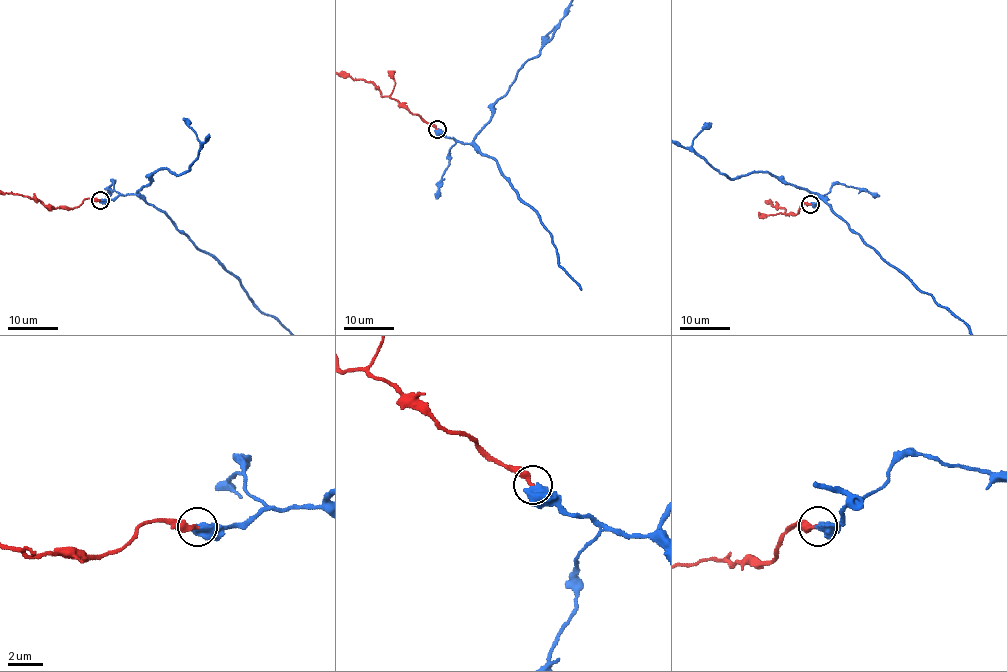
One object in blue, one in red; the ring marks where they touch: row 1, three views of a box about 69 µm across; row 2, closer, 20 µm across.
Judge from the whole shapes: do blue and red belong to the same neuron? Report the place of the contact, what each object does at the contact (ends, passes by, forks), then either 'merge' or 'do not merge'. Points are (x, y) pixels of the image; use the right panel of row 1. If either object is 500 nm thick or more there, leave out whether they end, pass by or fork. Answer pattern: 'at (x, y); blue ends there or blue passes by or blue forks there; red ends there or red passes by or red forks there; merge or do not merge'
at (810, 204); merge

